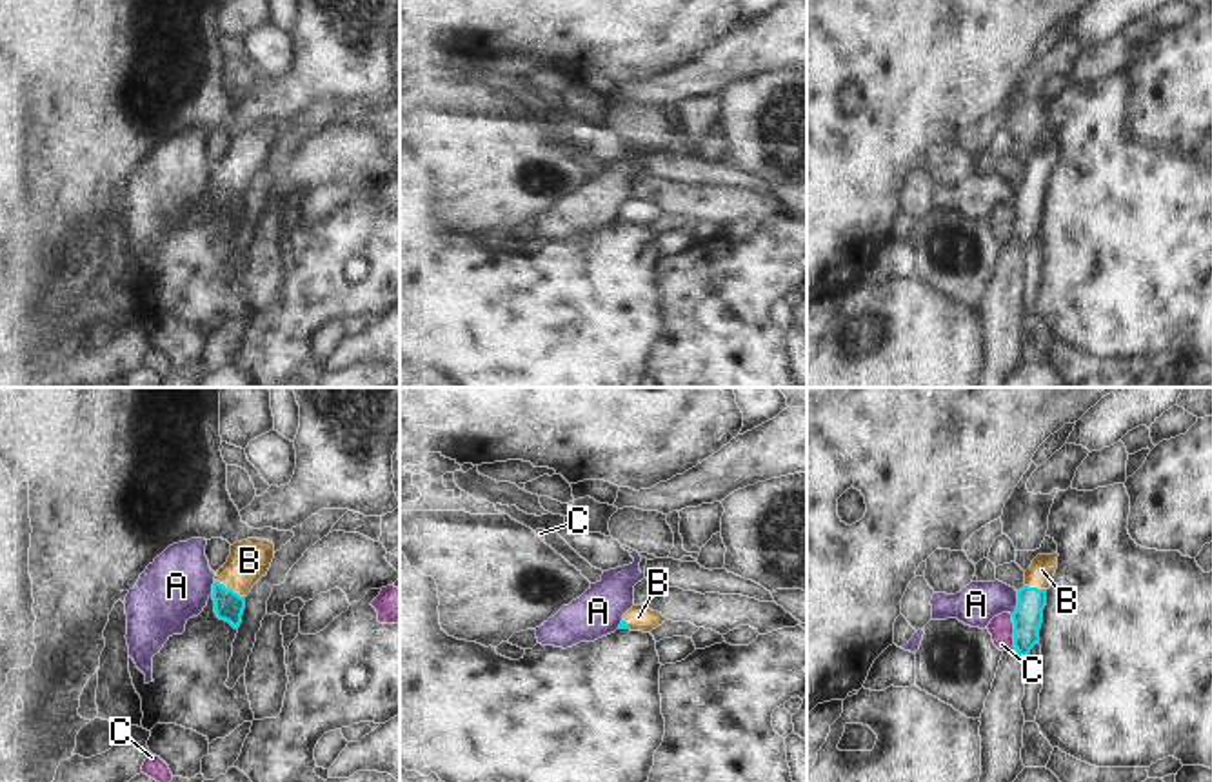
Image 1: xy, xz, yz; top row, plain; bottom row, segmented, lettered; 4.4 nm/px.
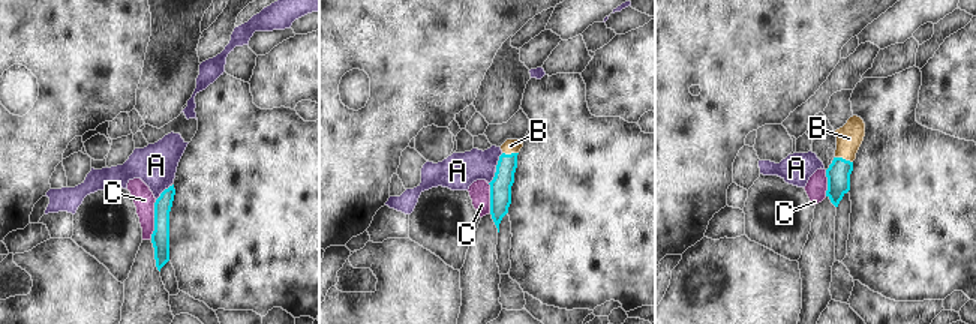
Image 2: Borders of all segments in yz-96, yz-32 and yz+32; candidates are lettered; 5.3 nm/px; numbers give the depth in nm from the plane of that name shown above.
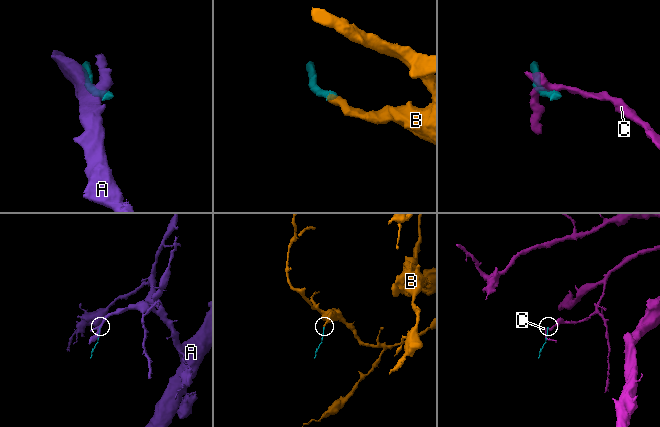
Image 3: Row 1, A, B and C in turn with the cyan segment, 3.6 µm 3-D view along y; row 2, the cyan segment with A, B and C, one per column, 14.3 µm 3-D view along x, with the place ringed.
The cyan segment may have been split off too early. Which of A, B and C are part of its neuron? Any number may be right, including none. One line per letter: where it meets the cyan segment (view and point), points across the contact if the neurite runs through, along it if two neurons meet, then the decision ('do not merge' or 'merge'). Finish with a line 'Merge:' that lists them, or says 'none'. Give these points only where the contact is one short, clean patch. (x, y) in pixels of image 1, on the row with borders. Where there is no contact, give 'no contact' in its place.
A: yz (1018, 602) | do not merge
B: xy (228, 588) | across xy (229, 606), (228, 588), (249, 561) | merge
C: yz (1014, 630) | do not merge
Merge: B

